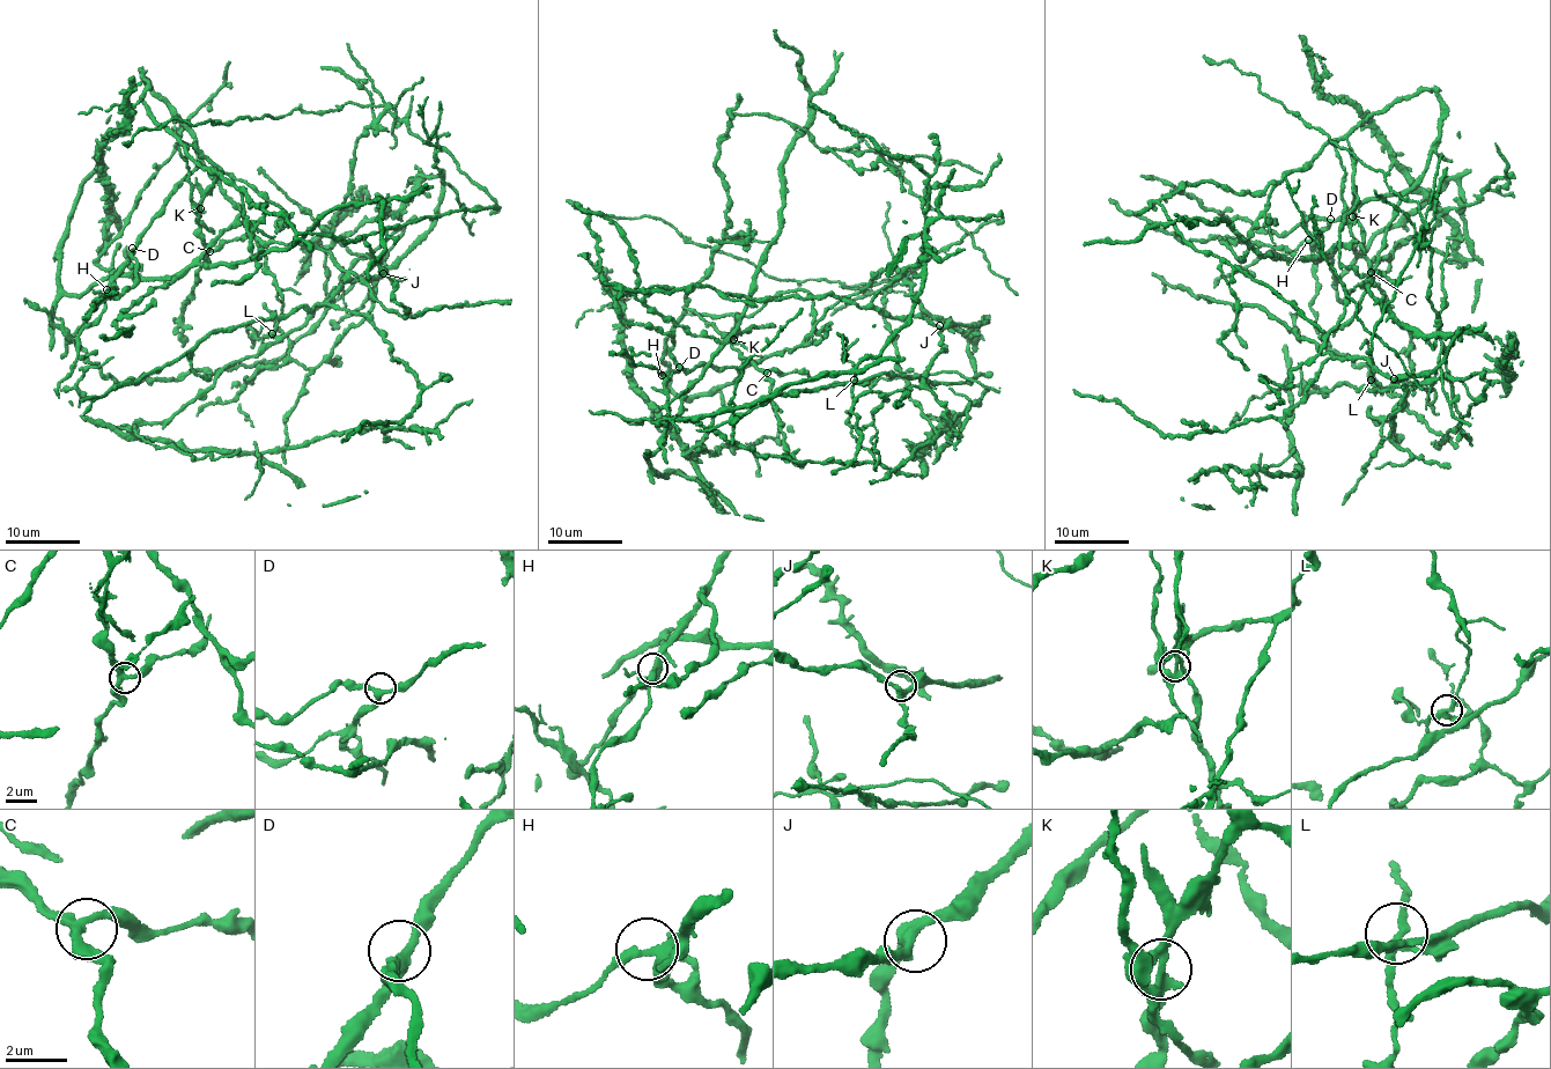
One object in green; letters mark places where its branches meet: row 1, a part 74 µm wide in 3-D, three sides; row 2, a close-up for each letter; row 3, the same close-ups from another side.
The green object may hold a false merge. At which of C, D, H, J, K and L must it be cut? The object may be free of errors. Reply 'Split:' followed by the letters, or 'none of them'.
Split: K

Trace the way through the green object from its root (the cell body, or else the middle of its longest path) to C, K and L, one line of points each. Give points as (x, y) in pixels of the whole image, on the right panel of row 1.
C: (1334, 275), (1313, 241), (1423, 172), (1444, 117), (1434, 90), (1336, 140), (1371, 272)
K: (1334, 275), (1313, 241), (1423, 172), (1444, 117), (1434, 90), (1352, 126), (1352, 218)
L: (1334, 275), (1311, 306), (1330, 348), (1367, 367), (1446, 442), (1476, 400), (1453, 376), (1381, 390), (1371, 380)

